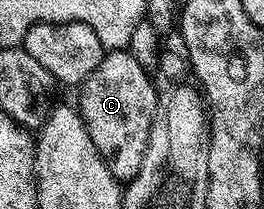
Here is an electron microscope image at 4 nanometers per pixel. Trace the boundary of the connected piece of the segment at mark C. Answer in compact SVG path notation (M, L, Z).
M130 49L104 53L101 64L81 83L77 109L85 128L105 160L109 172L126 184L137 176L157 108L157 86L151 83L148 67L137 64Z

